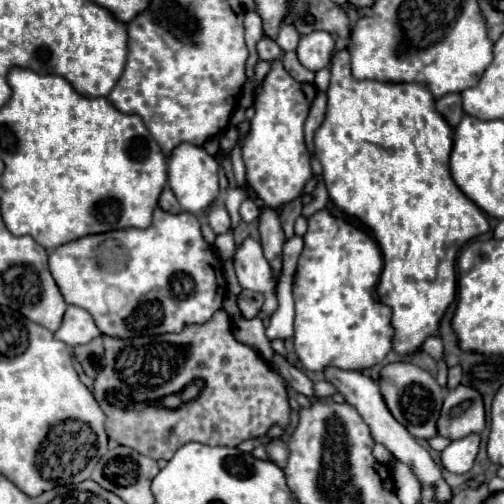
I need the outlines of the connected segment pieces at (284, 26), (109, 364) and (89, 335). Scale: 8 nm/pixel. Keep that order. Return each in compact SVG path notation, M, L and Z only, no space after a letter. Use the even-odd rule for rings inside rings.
M280 23L280 31L276 35L276 43L284 49L284 51L296 51L300 41L300 33L296 31L296 27L288 27L288 23Z
M218 309L216 315L202 325L192 325L192 327L184 327L184 331L180 333L168 333L168 335L154 335L154 337L134 337L134 339L116 339L116 337L108 337L104 335L104 349L106 349L106 357L104 357L104 369L100 371L100 375L94 381L92 393L94 399L98 401L100 409L106 413L106 435L114 441L118 441L120 445L132 447L142 455L148 455L152 459L172 459L172 455L186 443L196 441L196 443L206 443L206 445L226 445L226 447L236 447L246 439L256 439L268 433L268 429L272 425L280 425L282 429L288 427L288 419L290 419L290 405L288 405L288 395L286 395L286 383L280 377L278 371L272 369L272 365L264 359L258 357L258 353L254 349L250 349L248 345L240 343L234 339L232 335L232 323L230 317L224 309ZM176 395L180 399L178 407L166 407L166 397Z
M68 305L66 309L66 315L64 315L64 321L60 325L60 329L54 333L56 339L64 341L66 345L70 347L76 347L76 345L84 345L96 337L100 337L100 329L96 327L92 315L80 307L74 307L74 305Z

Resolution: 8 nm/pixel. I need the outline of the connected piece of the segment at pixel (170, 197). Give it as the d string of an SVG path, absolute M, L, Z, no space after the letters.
M164 187L160 199L158 199L158 205L164 209L164 211L170 211L170 213L180 213L180 205L172 193L170 187Z

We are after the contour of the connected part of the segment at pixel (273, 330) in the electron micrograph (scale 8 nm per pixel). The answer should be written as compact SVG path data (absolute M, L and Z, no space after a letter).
M287 239L283 247L283 265L277 287L277 299L280 301L276 313L270 317L270 327L266 328L268 339L288 339L294 333L294 298L292 293L293 276L298 258L304 247L302 239Z

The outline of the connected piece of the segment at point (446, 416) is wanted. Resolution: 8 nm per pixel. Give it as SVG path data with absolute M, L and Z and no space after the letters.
M458 385L456 389L450 389L438 419L438 433L454 441L470 433L482 433L484 427L486 413L482 395L470 385Z

